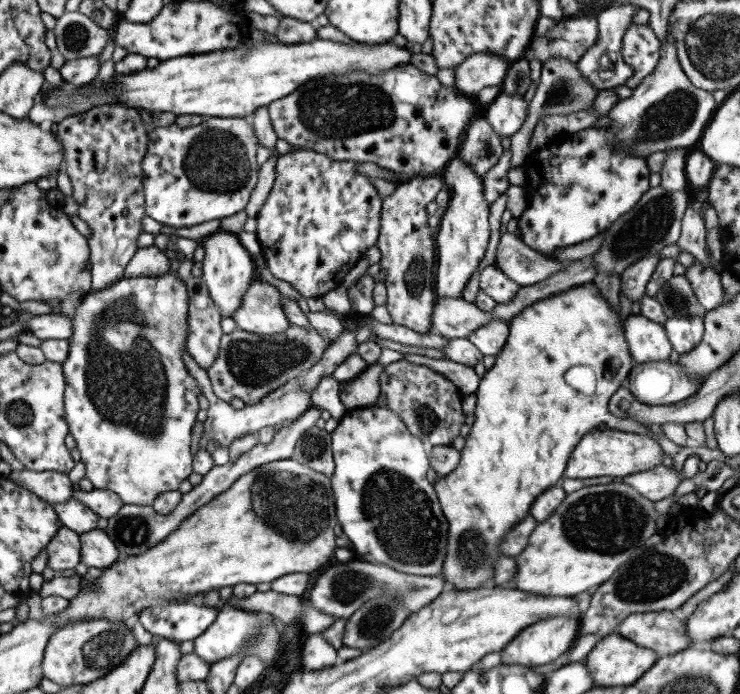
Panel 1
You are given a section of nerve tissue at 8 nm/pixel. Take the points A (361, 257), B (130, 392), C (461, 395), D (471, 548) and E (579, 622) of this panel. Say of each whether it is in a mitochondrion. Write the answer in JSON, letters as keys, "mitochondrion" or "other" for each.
{"A":"other","B":"mitochondrion","C":"other","D":"mitochondrion","E":"other"}

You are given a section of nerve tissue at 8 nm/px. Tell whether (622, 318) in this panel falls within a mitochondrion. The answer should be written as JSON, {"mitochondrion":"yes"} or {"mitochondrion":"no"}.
{"mitochondrion":"no"}

